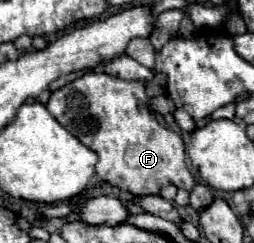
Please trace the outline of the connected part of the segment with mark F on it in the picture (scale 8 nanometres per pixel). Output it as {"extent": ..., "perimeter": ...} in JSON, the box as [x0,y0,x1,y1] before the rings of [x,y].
{"extent":[46,71,196,195],"perimeter":[[[92,71],[52,91],[46,107],[64,129],[98,155],[96,175],[108,185],[120,191],[130,191],[132,195],[160,191],[166,183],[188,191],[196,185],[186,167],[186,153],[180,135],[158,123],[154,113],[148,109],[148,95],[142,81],[124,81]]]}

